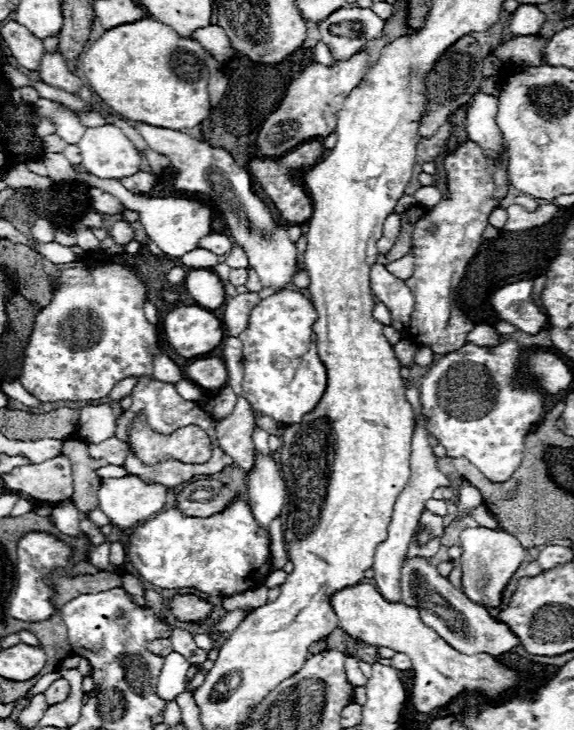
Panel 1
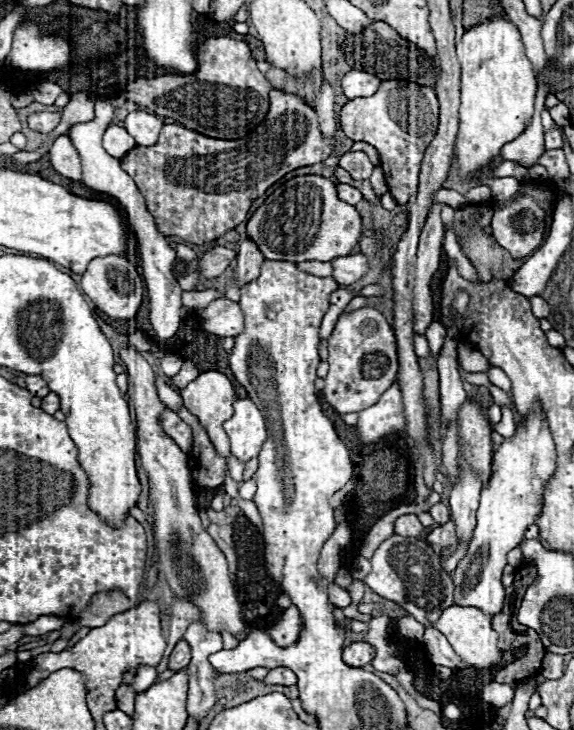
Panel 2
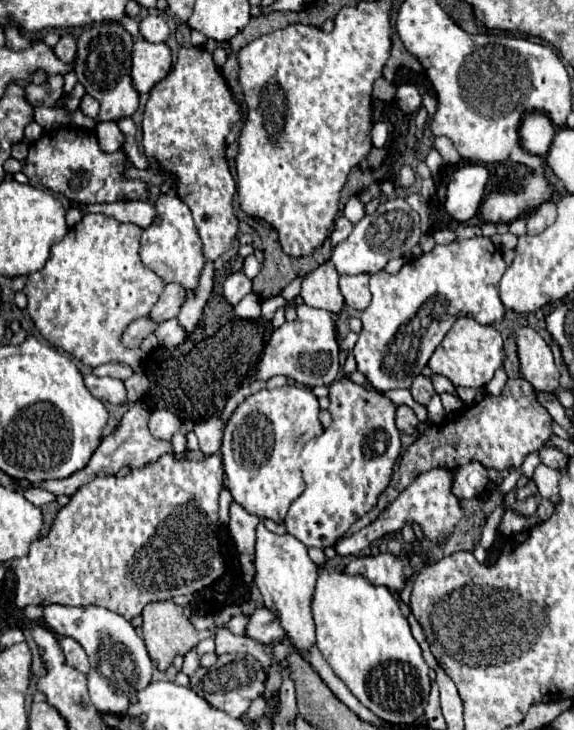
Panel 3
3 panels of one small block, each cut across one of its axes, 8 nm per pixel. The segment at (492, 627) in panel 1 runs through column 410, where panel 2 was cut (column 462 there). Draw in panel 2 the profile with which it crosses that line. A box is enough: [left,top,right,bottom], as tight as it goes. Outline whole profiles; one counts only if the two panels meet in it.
[452,408,556,616]

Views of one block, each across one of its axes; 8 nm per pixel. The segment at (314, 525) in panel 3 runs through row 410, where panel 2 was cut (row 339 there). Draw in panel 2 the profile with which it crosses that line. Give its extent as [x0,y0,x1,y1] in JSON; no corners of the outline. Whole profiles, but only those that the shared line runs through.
[324,308,398,414]

